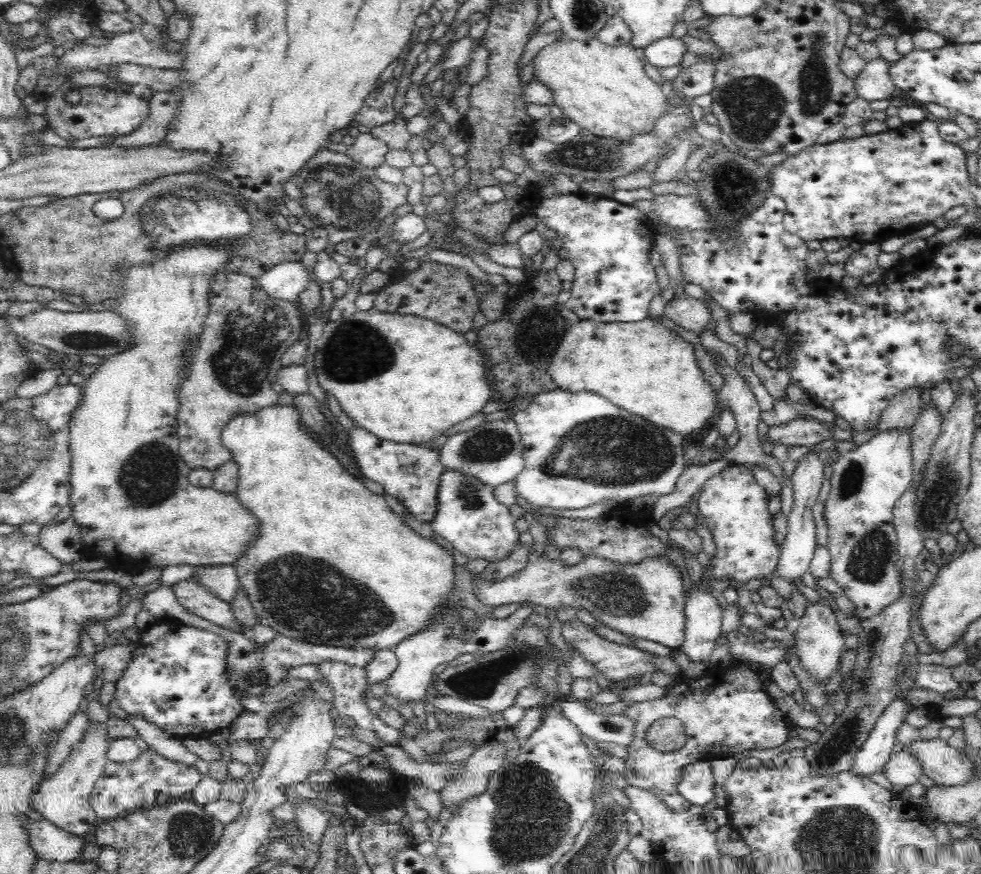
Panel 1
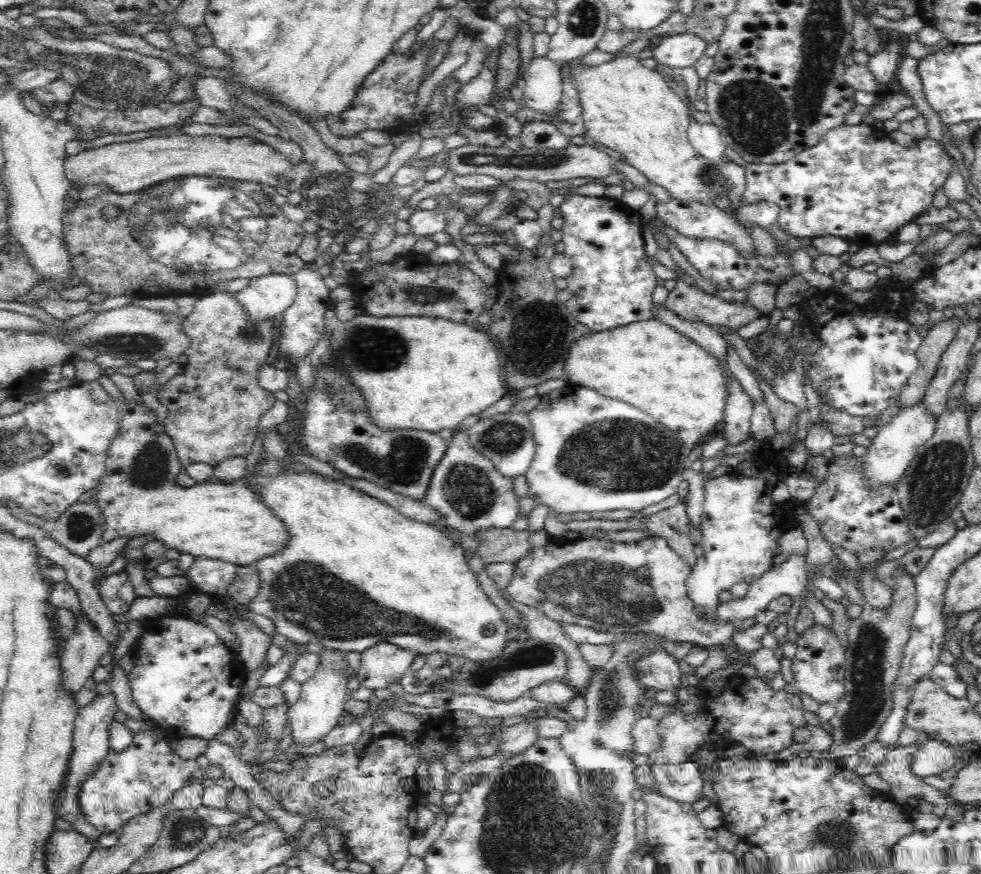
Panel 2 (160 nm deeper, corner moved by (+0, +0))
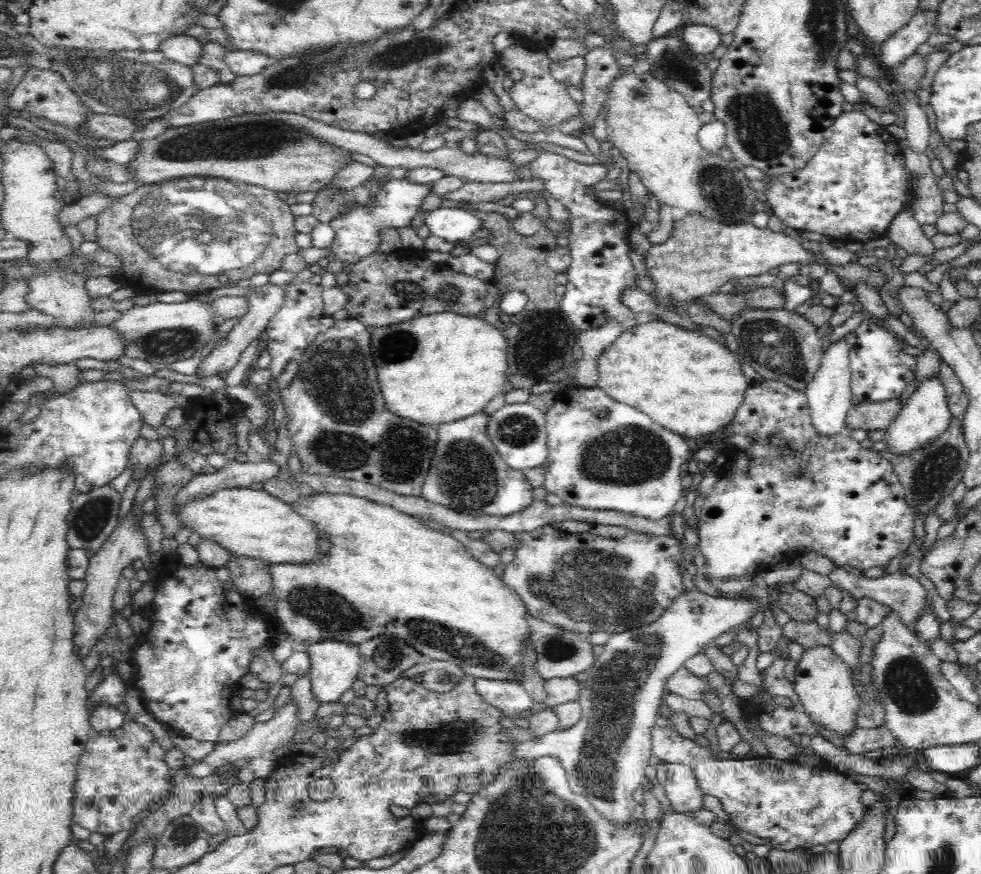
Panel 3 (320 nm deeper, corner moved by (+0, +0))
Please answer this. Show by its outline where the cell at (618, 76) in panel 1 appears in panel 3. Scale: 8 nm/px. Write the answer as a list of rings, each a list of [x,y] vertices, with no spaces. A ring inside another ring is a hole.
[[[648,72],[620,74],[607,92],[606,106],[606,122],[612,128],[608,140],[662,205],[684,208],[714,221],[751,222],[758,192],[750,188],[743,170],[735,169],[699,143],[697,134],[703,124],[682,94]]]

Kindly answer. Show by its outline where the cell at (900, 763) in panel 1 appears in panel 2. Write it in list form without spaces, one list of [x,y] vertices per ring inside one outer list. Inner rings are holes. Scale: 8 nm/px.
[[[926,740],[913,755],[912,772],[916,776],[938,776],[948,770],[959,760],[955,748],[937,740]]]

